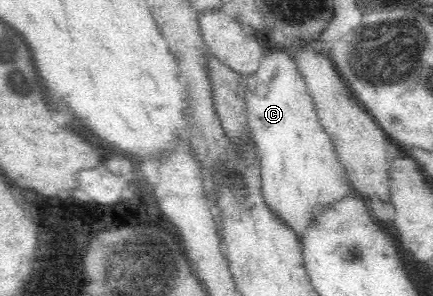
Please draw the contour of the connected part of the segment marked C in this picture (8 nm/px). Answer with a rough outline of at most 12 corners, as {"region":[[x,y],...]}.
{"region":[[280,46],[244,94],[263,196],[301,236],[352,193],[307,79]]}

